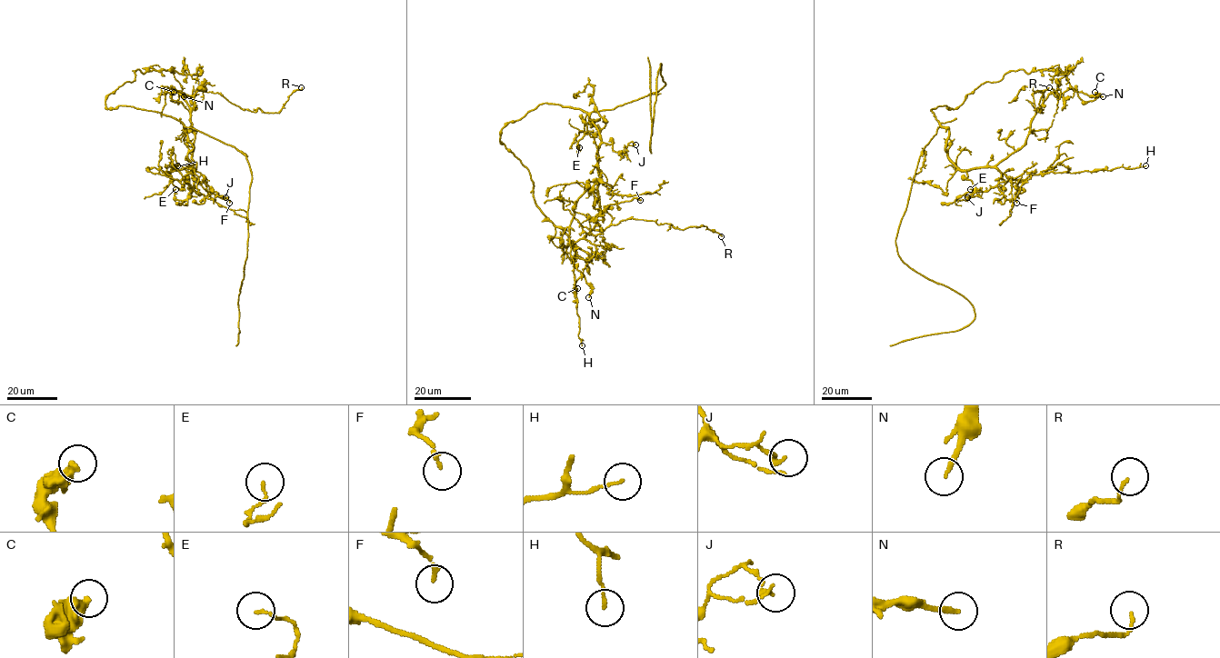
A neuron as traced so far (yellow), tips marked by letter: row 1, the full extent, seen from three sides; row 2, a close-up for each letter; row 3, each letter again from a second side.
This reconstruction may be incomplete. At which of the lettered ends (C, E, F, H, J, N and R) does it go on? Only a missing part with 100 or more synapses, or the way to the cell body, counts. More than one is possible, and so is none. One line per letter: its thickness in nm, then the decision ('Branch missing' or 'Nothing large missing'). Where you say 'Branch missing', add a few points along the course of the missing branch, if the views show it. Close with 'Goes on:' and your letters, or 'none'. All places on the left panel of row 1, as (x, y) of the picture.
C: Thickness 400 nm. Nothing large missing
E: Thickness 110 nm. Nothing large missing
F: Thickness 140 nm. Nothing large missing
H: Thickness 100 nm. Nothing large missing
J: Thickness 90 nm. Nothing large missing
N: Thickness 180 nm. Nothing large missing
R: Thickness 100 nm. Nothing large missing
Goes on: none

